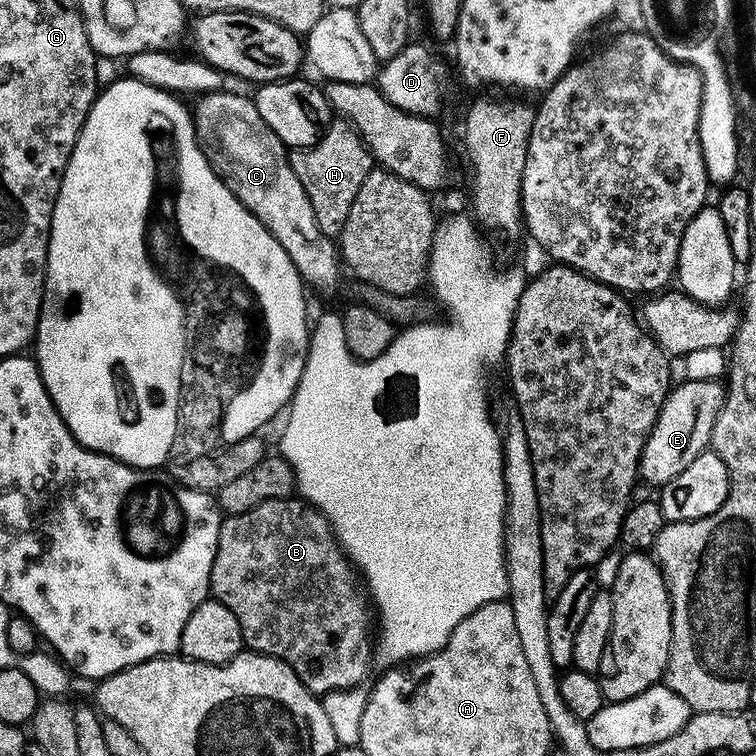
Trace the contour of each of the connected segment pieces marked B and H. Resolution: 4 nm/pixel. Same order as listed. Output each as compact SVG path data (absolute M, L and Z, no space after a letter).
M300 498L268 500L237 516L225 515L220 522L218 546L214 554L208 586L211 595L218 602L222 602L226 610L231 610L234 618L238 618L238 626L242 626L245 649L261 652L263 656L273 656L286 662L290 670L298 674L298 678L313 694L342 692L346 688L363 685L363 680L368 676L368 667L374 664L374 612L370 607L370 596L367 591L359 592L359 588L362 588L362 577L359 571L341 548L339 540L336 539L336 533L332 531L330 521L311 504Z
M336 118L324 129L320 141L312 148L293 148L289 151L288 161L298 174L298 182L306 190L306 198L310 198L310 206L314 206L314 218L318 218L318 230L322 234L339 237L374 160L369 155L368 147L356 129L344 118Z

